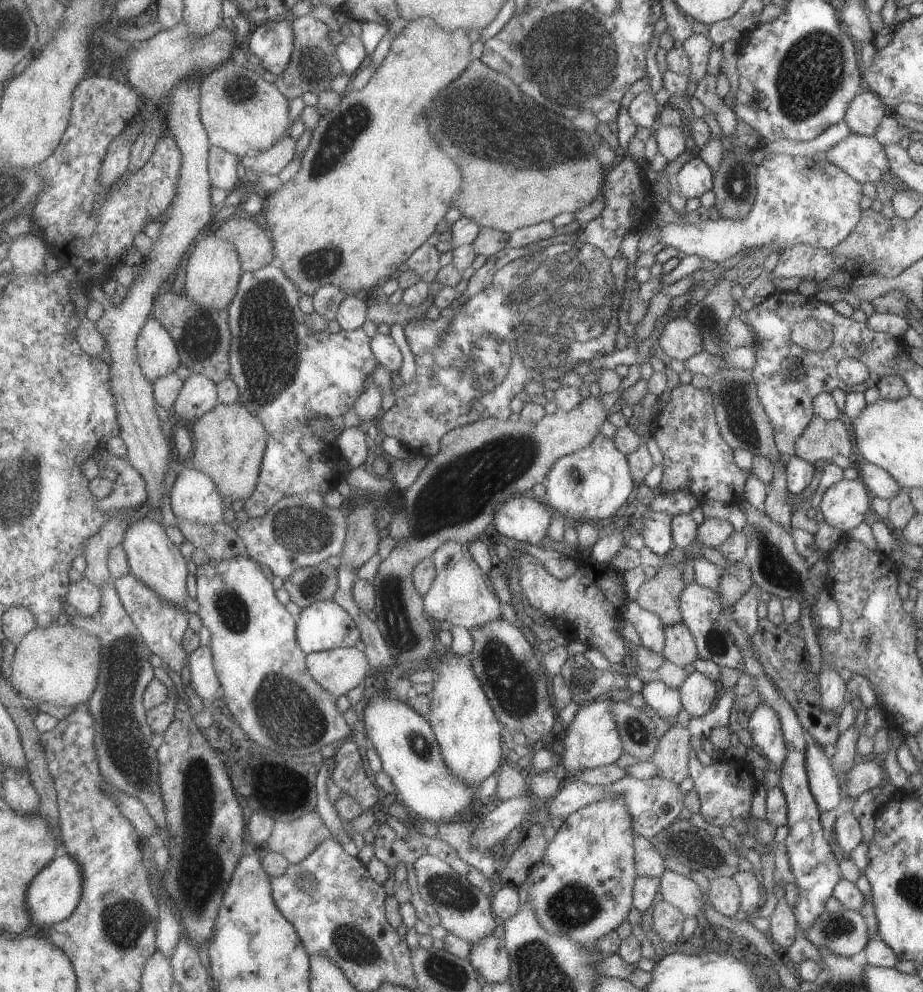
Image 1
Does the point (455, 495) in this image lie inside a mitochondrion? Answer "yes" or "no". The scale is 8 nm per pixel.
yes

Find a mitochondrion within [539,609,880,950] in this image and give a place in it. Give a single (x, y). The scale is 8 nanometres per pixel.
(574, 906)

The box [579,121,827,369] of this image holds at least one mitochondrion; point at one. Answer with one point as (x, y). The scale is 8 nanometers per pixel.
(739, 186)

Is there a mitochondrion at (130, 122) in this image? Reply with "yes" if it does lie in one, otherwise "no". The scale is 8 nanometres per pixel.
no

